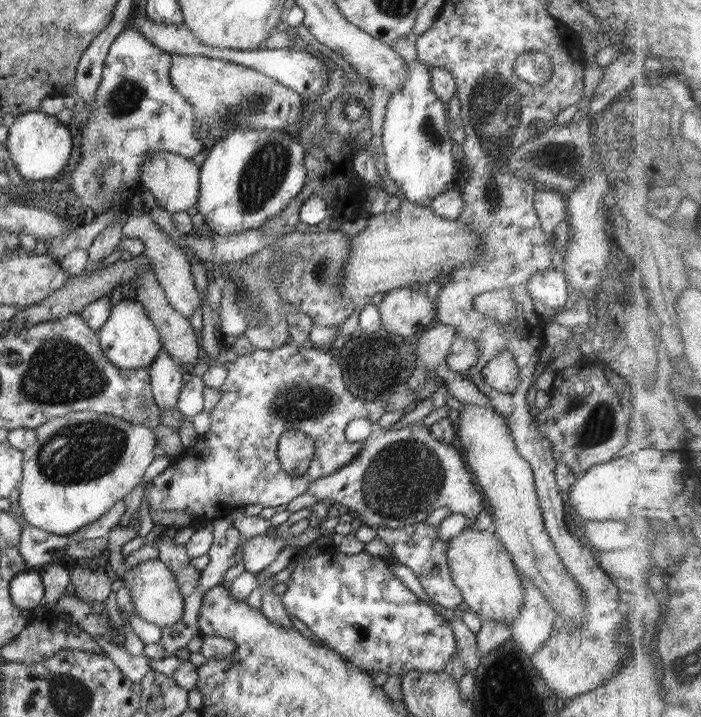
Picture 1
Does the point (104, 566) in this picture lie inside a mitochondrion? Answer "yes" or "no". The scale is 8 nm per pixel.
no

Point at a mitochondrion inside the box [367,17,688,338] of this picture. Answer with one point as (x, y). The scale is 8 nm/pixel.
(494, 106)

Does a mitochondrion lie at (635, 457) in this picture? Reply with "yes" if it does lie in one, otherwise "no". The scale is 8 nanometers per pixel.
no

